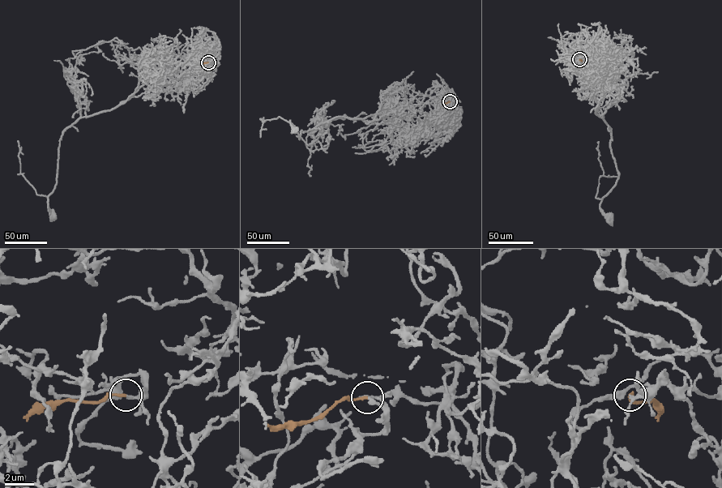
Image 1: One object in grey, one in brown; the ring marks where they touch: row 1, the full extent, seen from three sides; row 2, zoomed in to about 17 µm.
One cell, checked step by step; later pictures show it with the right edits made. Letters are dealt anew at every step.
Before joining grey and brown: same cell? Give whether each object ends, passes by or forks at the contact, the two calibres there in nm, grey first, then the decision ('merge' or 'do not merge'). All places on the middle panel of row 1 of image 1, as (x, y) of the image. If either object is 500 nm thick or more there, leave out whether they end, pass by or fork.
grey ends | brown ends | 240/160 nm | merge

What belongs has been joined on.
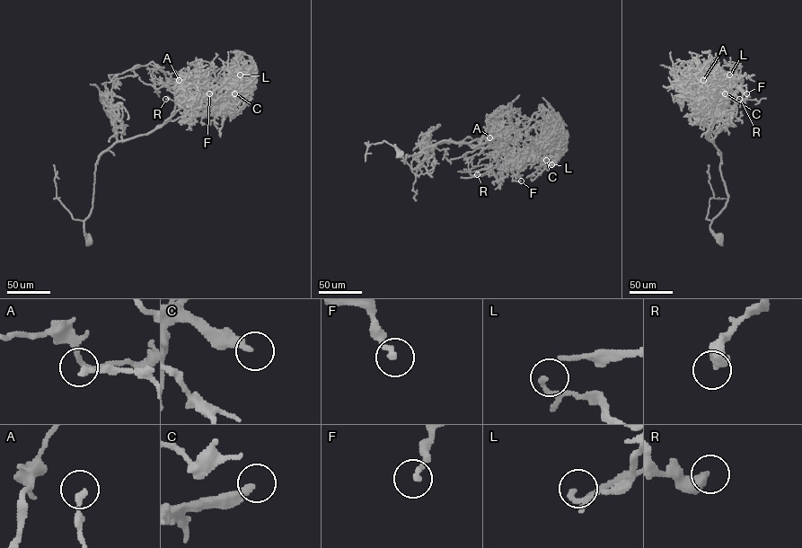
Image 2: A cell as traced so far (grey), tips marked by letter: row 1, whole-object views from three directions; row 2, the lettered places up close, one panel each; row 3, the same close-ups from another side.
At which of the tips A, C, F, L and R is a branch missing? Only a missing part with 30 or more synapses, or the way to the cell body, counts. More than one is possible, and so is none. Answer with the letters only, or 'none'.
none

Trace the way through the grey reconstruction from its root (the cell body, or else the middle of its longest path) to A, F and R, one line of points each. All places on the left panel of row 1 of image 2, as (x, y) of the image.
A: (88, 241), (83, 222), (92, 207), (98, 157), (118, 141), (159, 128), (173, 110), (179, 80)
F: (88, 241), (83, 222), (92, 207), (98, 157), (118, 141), (159, 128), (173, 110), (184, 75), (209, 93)
R: (88, 241), (83, 222), (98, 157), (159, 128), (176, 91), (187, 88), (179, 85), (178, 101), (165, 99)

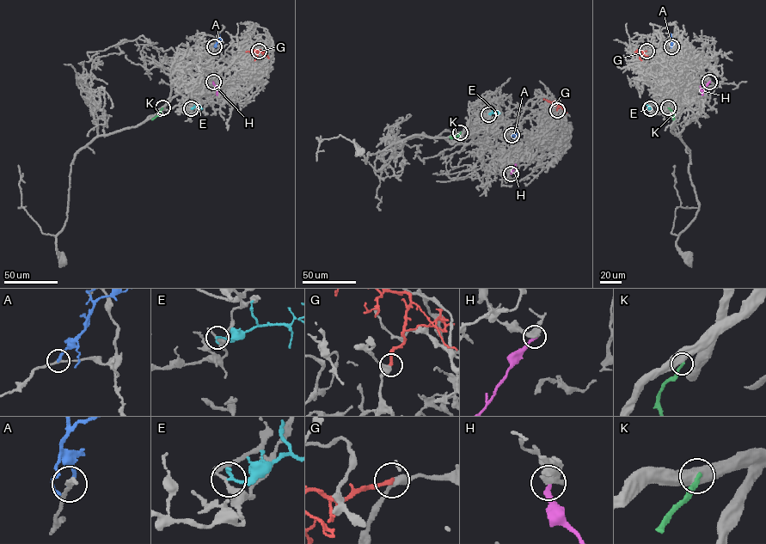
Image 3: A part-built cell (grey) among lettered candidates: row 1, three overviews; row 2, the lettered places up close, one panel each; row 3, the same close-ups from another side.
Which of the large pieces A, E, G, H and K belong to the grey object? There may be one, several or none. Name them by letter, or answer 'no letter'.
no letter

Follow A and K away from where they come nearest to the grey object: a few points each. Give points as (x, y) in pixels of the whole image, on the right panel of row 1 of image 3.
A: (671, 46), (669, 34)
K: (668, 107), (672, 119)

